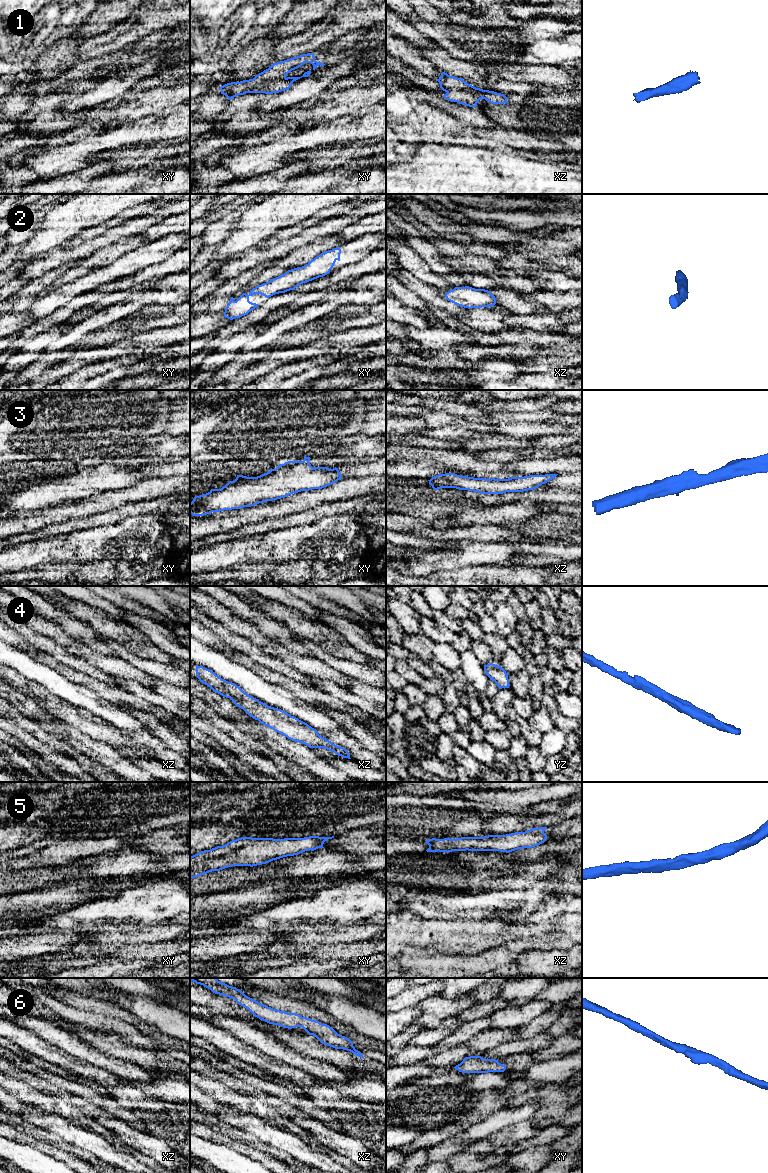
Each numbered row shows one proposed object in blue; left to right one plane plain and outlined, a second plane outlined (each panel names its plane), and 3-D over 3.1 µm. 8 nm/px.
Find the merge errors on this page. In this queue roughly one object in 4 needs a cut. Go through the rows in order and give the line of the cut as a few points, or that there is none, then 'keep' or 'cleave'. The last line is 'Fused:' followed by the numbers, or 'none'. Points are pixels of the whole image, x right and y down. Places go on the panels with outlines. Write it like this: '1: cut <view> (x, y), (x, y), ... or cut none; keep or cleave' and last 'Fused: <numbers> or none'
1: cut none; keep
2: cut none; keep
3: cut none; keep
4: cut none; keep
5: cut none; keep
6: cut none; keep
Fused: none

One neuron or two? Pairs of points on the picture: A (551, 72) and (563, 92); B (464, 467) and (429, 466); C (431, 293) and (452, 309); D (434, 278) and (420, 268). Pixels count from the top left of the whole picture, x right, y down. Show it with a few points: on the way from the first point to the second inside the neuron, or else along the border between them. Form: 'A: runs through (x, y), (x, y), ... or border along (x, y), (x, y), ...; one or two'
A: border along (542, 85), (571, 88); two
B: border along (436, 460), (440, 465), (452, 472); two
C: runs through (436, 298), (447, 307); one
D: runs through (431, 278), (423, 271); one

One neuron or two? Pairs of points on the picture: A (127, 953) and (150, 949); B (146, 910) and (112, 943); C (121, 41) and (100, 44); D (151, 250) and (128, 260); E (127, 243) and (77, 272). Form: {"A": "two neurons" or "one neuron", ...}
{"A": "one neuron", "B": "two neurons", "C": "one neuron", "D": "one neuron", "E": "one neuron"}

